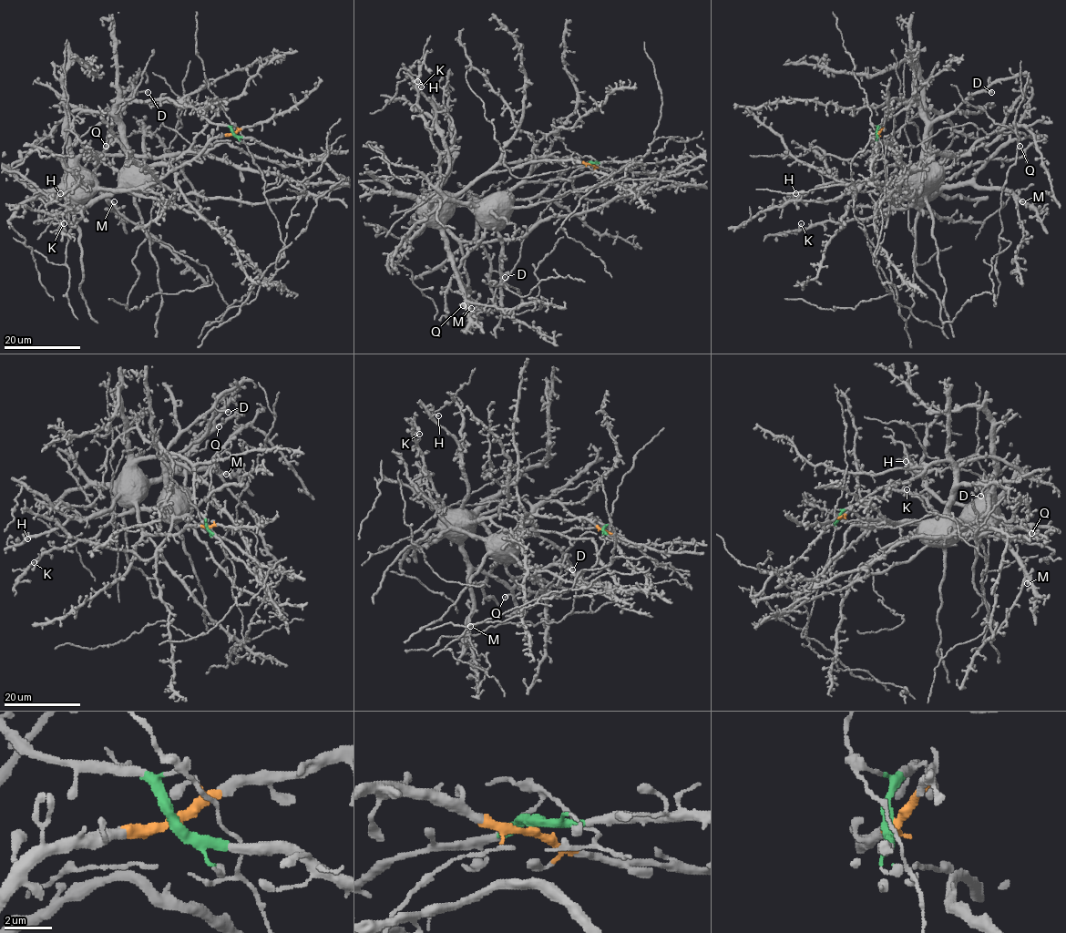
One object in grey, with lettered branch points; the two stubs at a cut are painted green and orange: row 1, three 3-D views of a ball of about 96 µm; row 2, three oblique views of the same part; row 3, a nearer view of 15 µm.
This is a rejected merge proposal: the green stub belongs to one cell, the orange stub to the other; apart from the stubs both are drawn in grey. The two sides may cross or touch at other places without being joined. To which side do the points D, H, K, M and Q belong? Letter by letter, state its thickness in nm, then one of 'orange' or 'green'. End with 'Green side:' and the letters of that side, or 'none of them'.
D: 440 nm thick; green
H: 280 nm thick; orange
K: 180 nm thick; green
M: 320 nm thick; orange
Q: 320 nm thick; orange
Green side: D, K

